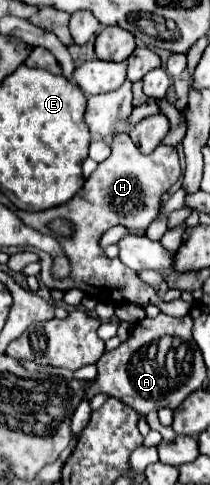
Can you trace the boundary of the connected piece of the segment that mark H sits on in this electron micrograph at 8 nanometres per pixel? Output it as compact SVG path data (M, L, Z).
M124 133L112 141L112 155L98 165L98 169L86 179L82 191L72 201L46 209L46 211L34 211L34 213L16 209L20 219L28 227L32 227L40 233L52 233L48 229L48 223L54 219L66 219L74 227L70 237L54 235L60 241L60 245L64 247L64 253L68 253L70 261L72 261L72 275L66 281L56 281L52 273L52 257L45 252L38 251L41 283L48 289L63 292L66 289L80 289L86 295L92 295L100 301L120 303L120 301L128 299L128 303L136 303L140 307L156 305L166 315L174 315L174 317L188 315L188 311L192 307L190 303L186 303L182 299L174 299L170 303L162 301L158 297L156 289L146 285L138 277L136 271L127 269L119 259L107 258L99 246L102 233L114 225L124 225L130 229L146 229L160 211L162 195L178 181L178 177L180 177L180 161L178 161L178 153L174 147L158 145L158 149L154 149L150 155L142 155L138 151L138 147L132 143L132 139Z

